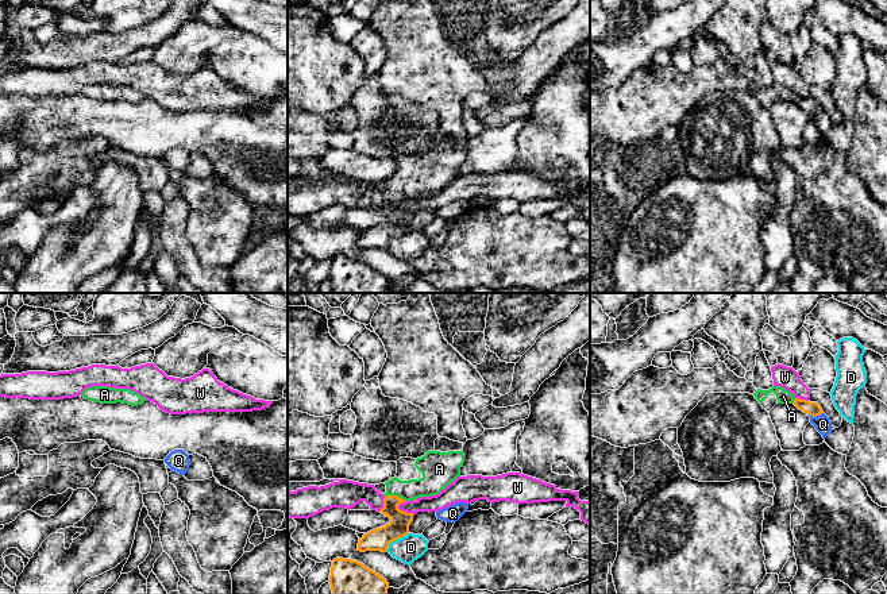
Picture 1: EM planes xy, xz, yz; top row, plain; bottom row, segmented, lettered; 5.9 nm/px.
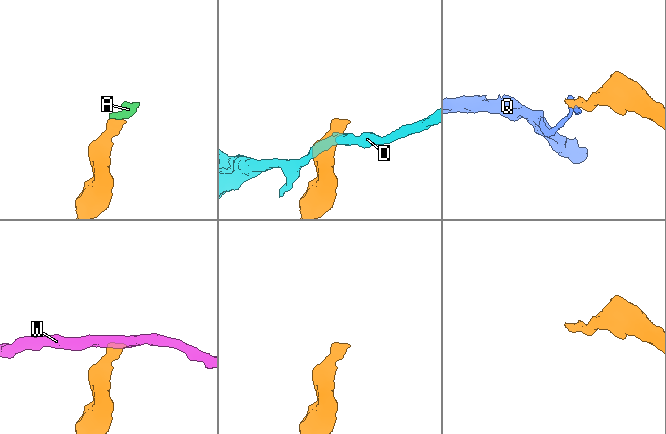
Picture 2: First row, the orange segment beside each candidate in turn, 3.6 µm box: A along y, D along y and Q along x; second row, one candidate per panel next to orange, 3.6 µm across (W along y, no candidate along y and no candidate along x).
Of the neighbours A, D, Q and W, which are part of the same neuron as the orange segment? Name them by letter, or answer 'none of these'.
A

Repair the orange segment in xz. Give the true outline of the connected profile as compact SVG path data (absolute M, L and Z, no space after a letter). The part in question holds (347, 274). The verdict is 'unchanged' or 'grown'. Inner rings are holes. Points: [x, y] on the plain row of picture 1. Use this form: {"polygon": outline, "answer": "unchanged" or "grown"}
{"polygon": "M336 255L332 258L329 282L332 293L386 293L387 278L365 262Z", "answer": "unchanged"}

